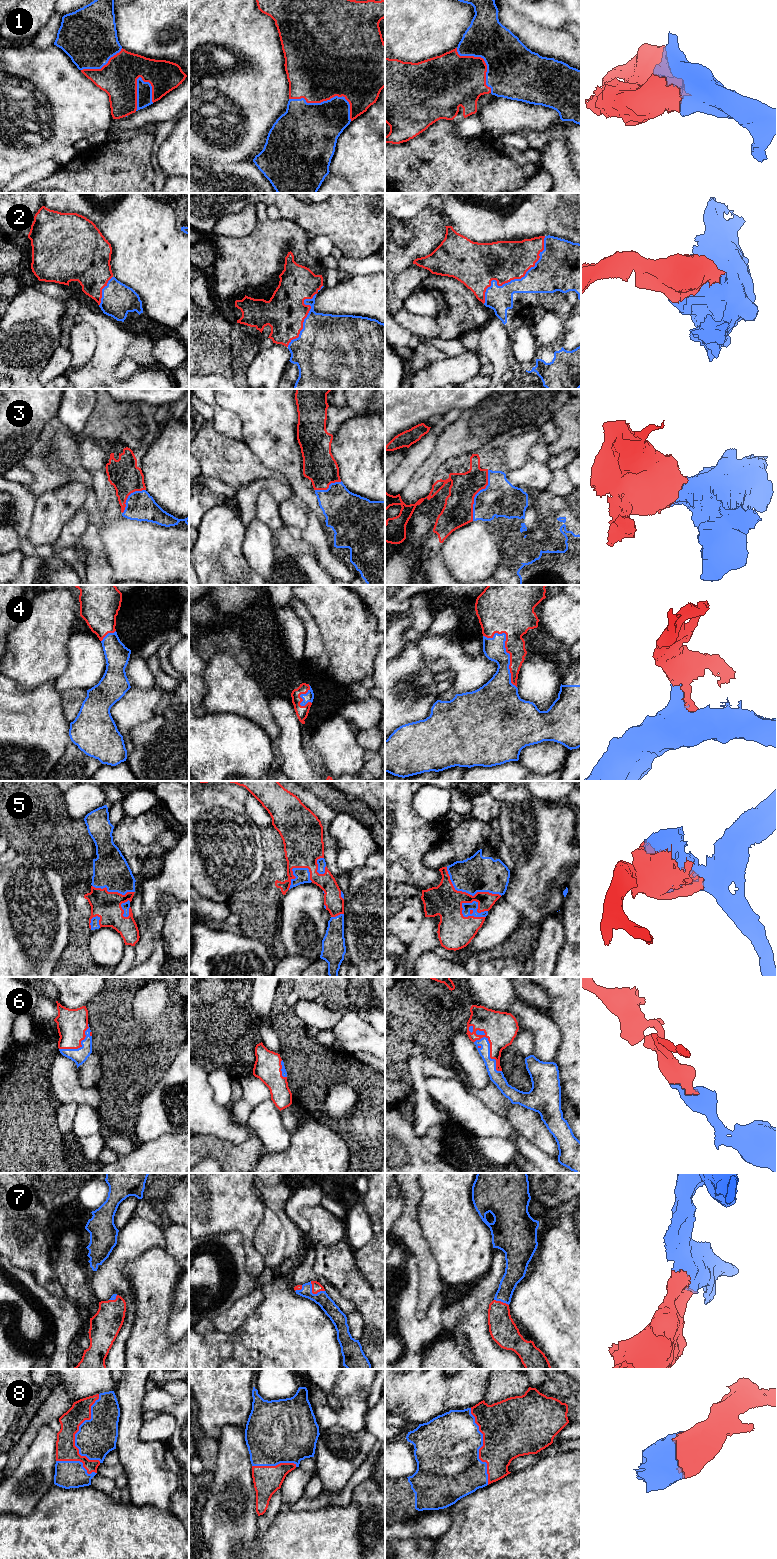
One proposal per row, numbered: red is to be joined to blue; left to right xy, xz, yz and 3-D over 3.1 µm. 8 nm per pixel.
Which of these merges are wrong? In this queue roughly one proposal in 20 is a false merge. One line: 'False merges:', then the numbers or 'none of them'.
False merges: none of them

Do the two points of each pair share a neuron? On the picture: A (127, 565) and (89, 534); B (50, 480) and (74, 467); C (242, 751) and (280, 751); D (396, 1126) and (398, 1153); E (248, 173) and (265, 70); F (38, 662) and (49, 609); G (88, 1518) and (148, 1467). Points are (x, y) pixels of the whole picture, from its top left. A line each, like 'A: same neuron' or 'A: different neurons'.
A: different neurons
B: same neuron
C: different neurons
D: same neuron
E: different neurons
F: same neuron
G: different neurons

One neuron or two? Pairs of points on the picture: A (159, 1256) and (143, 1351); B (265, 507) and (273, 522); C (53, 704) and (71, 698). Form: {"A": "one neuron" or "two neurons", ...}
{"A": "one neuron", "B": "one neuron", "C": "two neurons"}

